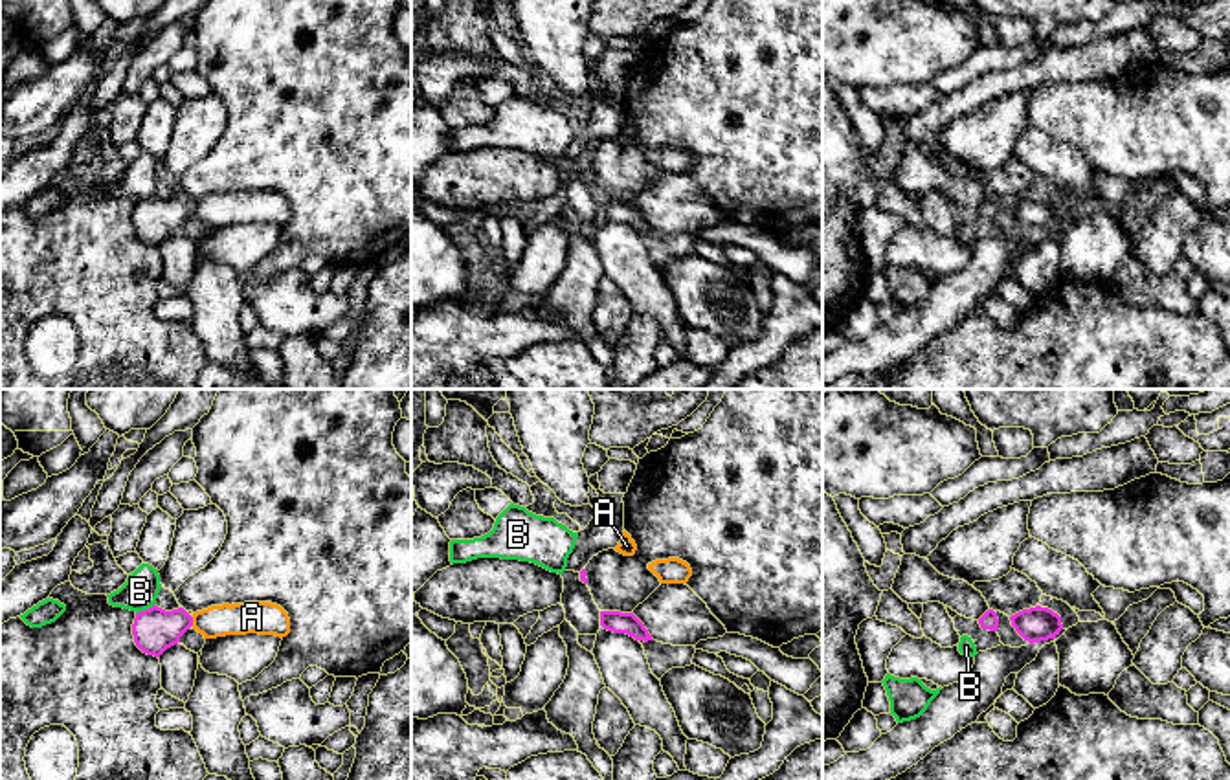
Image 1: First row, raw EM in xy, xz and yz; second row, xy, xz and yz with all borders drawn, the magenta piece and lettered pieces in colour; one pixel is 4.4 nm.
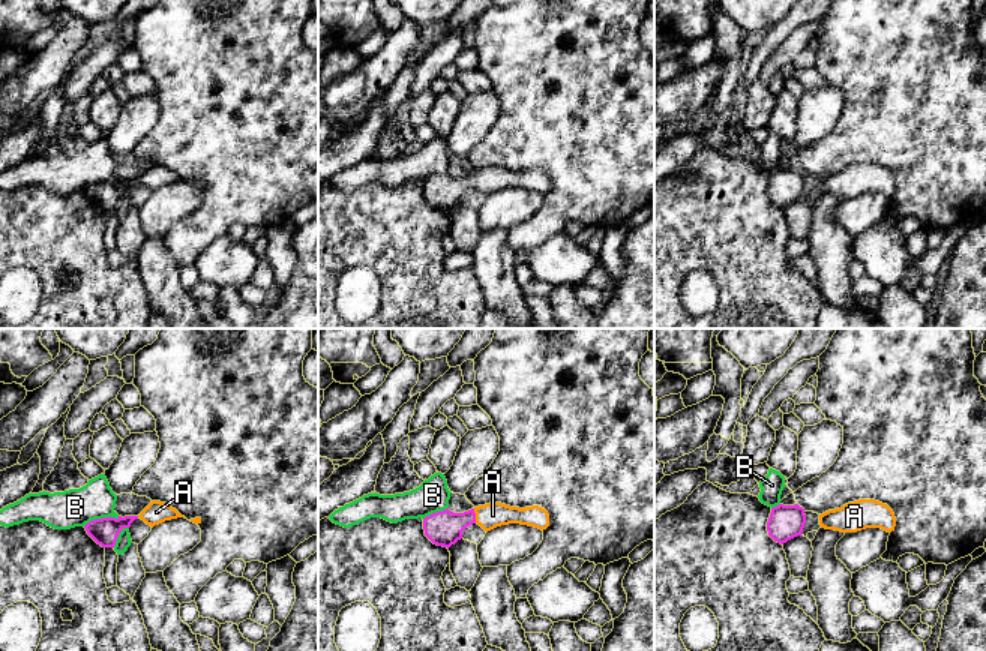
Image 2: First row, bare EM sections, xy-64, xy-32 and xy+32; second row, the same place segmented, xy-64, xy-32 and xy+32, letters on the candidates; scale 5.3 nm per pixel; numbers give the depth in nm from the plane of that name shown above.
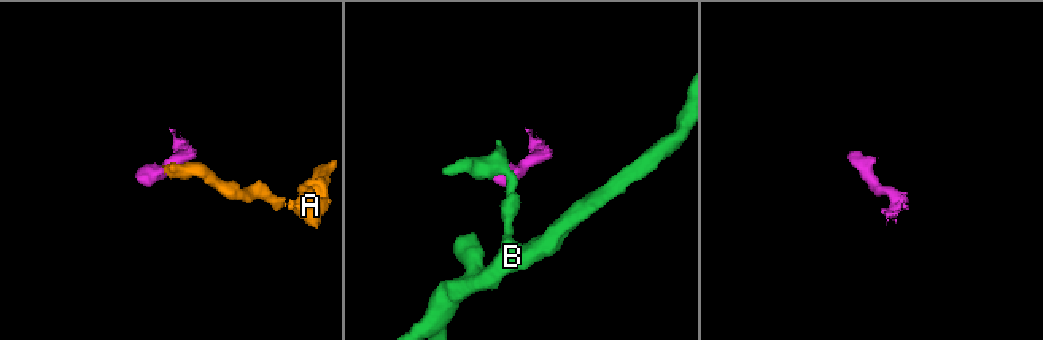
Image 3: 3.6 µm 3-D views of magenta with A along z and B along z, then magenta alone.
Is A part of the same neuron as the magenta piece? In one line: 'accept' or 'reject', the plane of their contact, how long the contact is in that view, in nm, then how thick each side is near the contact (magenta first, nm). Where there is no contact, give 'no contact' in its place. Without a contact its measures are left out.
accept; contact in xy; length 40 nm; calibres 200 and 140 nm

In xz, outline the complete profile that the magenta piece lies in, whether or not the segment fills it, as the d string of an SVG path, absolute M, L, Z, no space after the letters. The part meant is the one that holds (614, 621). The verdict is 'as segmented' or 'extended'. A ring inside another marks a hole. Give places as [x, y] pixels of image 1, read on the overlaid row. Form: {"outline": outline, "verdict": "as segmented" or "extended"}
{"outline": "M600 611L600 626L613 633L626 633L635 641L654 641L644 624L633 613Z", "verdict": "as segmented"}

